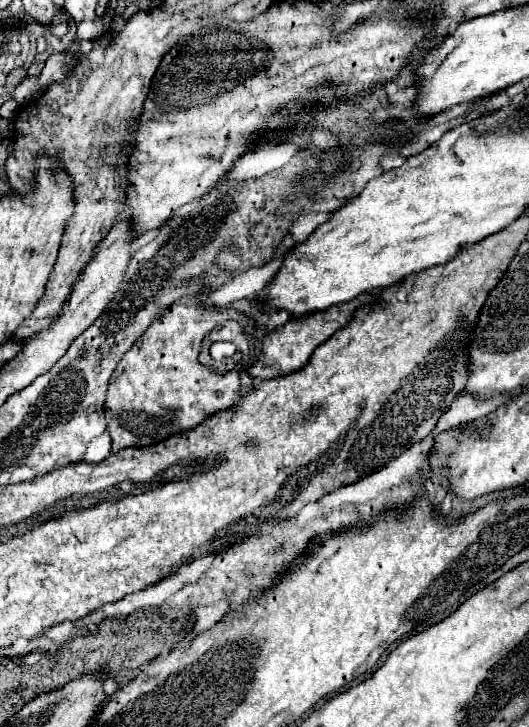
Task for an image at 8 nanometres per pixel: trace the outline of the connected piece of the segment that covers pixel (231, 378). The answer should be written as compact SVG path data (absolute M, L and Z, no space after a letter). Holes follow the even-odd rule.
M202 290L196 296L190 296L188 302L172 304L148 326L144 336L140 336L132 350L120 360L110 378L106 396L106 422L112 436L112 452L120 452L128 446L136 448L162 442L176 432L198 426L214 412L226 410L238 400L238 372L230 370L228 374L216 374L210 368L206 370L198 362L198 354L204 336L216 326L234 320L246 328L246 318L236 310L202 308L200 300L208 294L208 290ZM202 408L208 408L208 412Z

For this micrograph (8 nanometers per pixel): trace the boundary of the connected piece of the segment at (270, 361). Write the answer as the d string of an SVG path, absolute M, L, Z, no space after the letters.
M358 296L356 300L350 300L348 304L338 304L336 308L328 308L324 312L314 312L312 316L308 316L306 320L288 320L282 328L276 328L274 332L266 334L262 340L262 352L258 356L258 360L254 362L254 366L250 366L248 376L250 378L260 378L260 380L268 380L268 378L276 378L282 374L290 374L294 370L300 370L312 356L314 348L324 344L336 330L340 330L344 324L350 322L352 314L356 312L356 308L364 306L366 302L374 300L376 296Z

